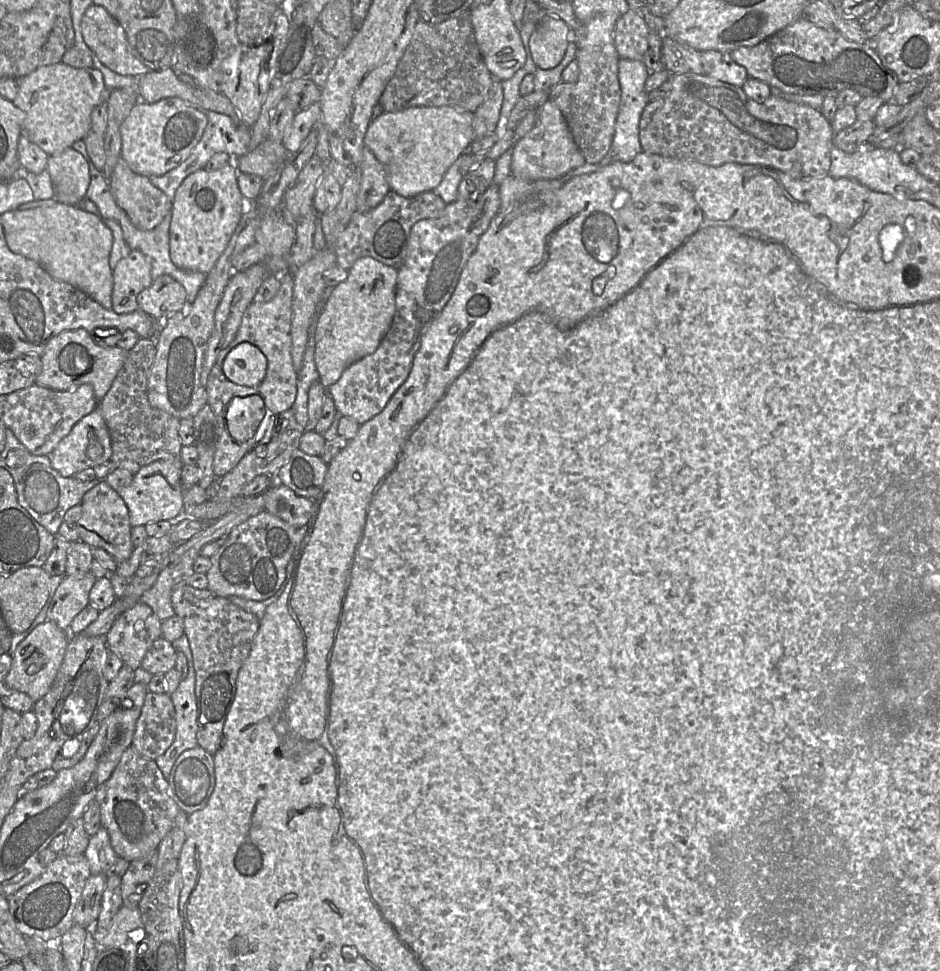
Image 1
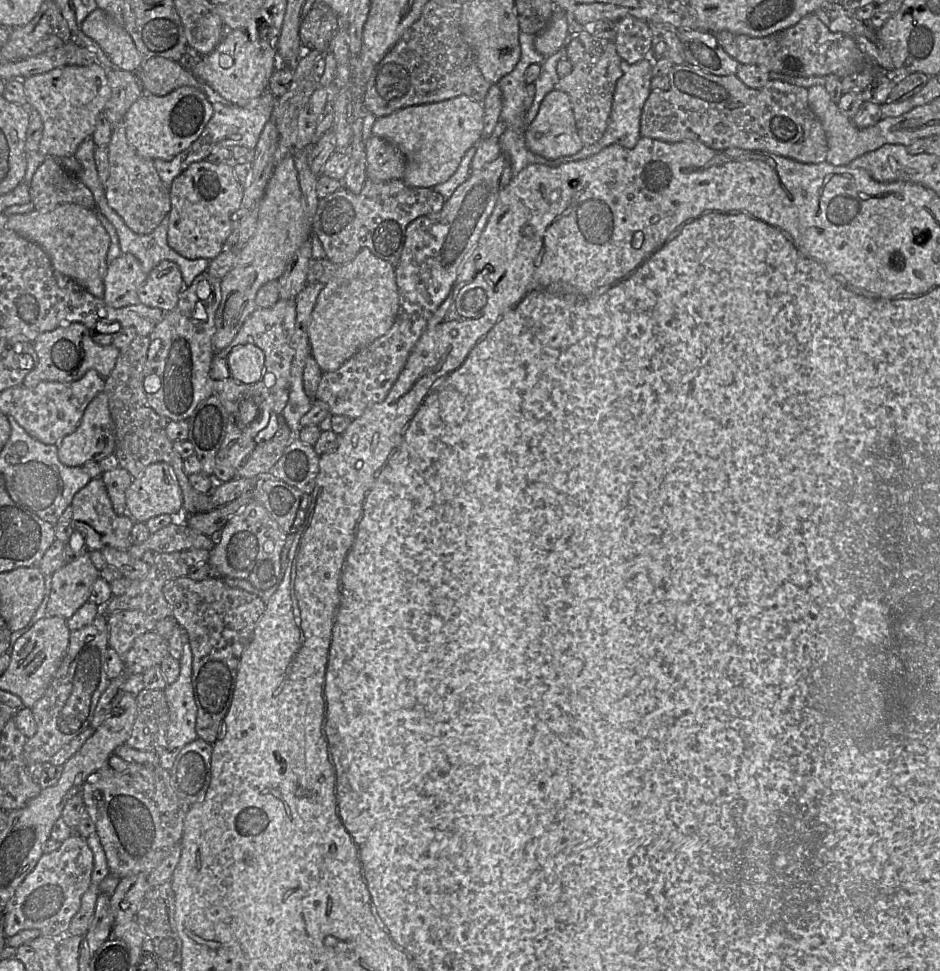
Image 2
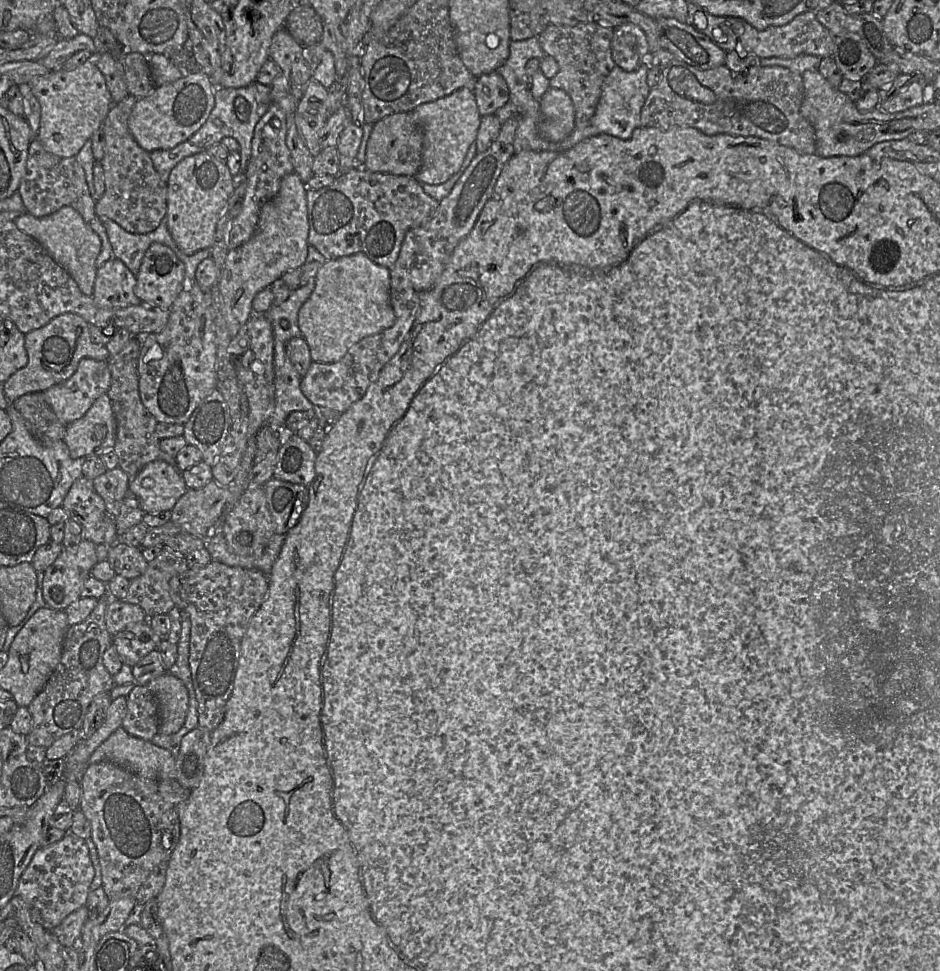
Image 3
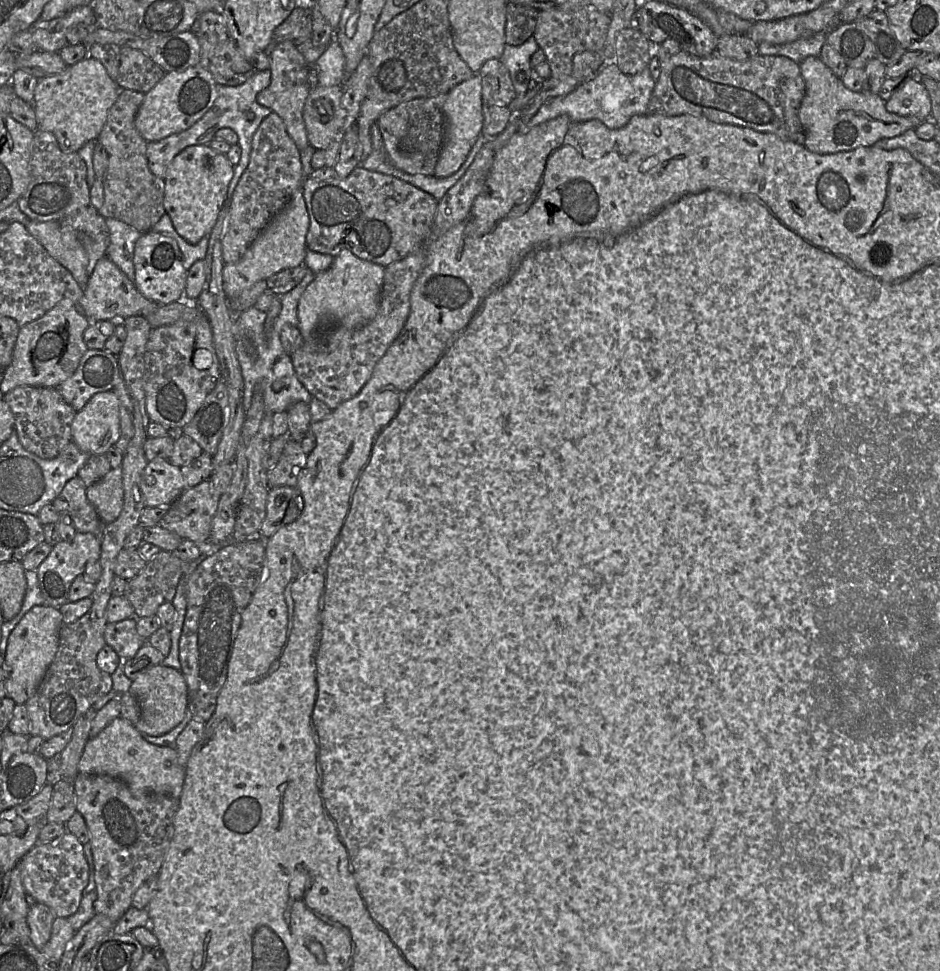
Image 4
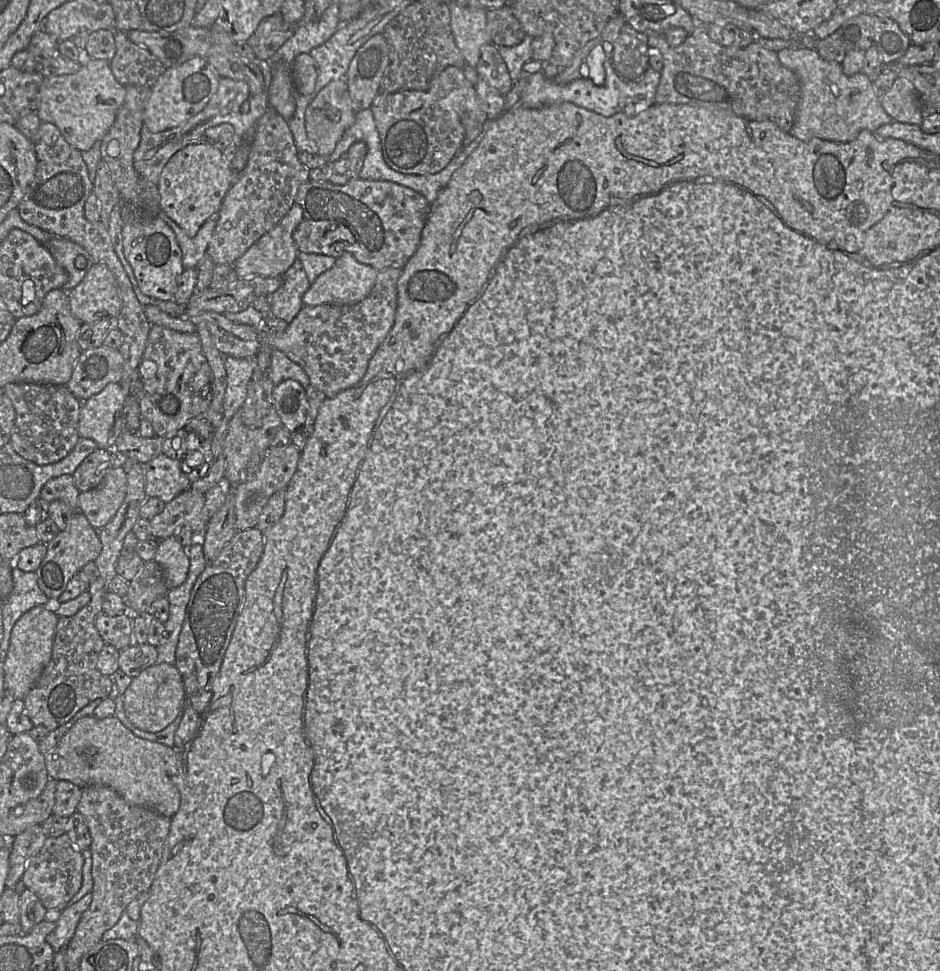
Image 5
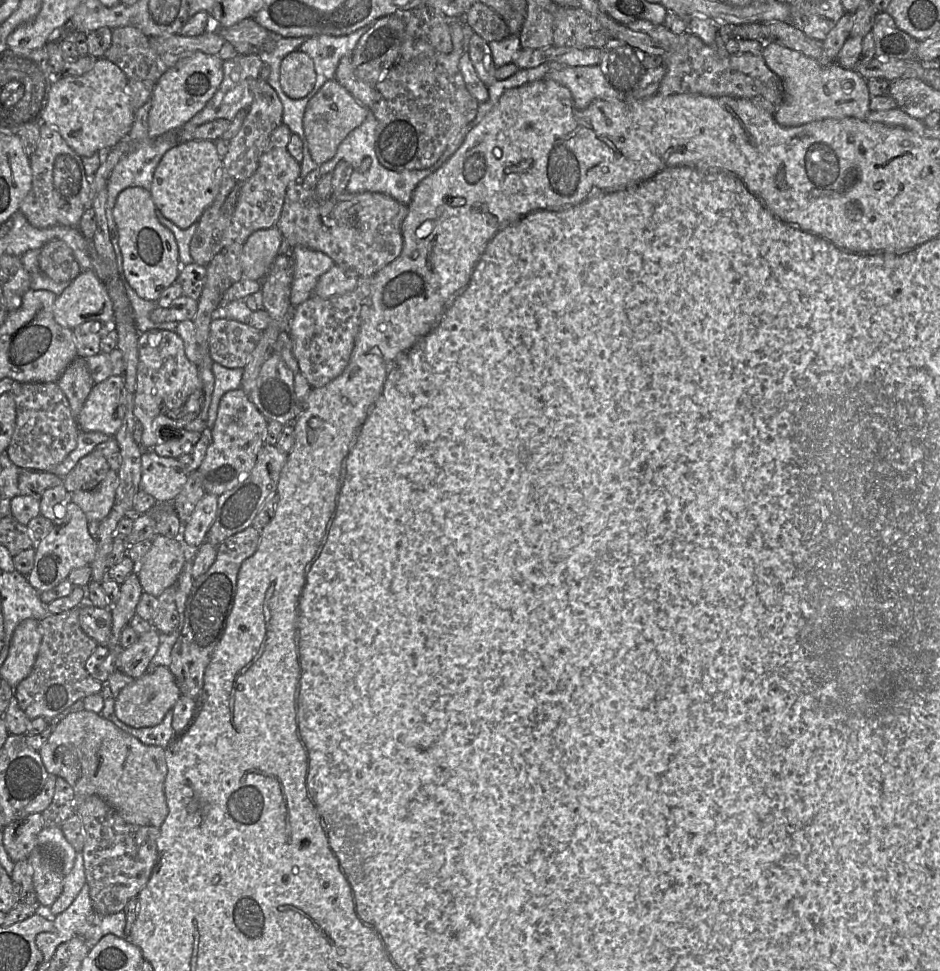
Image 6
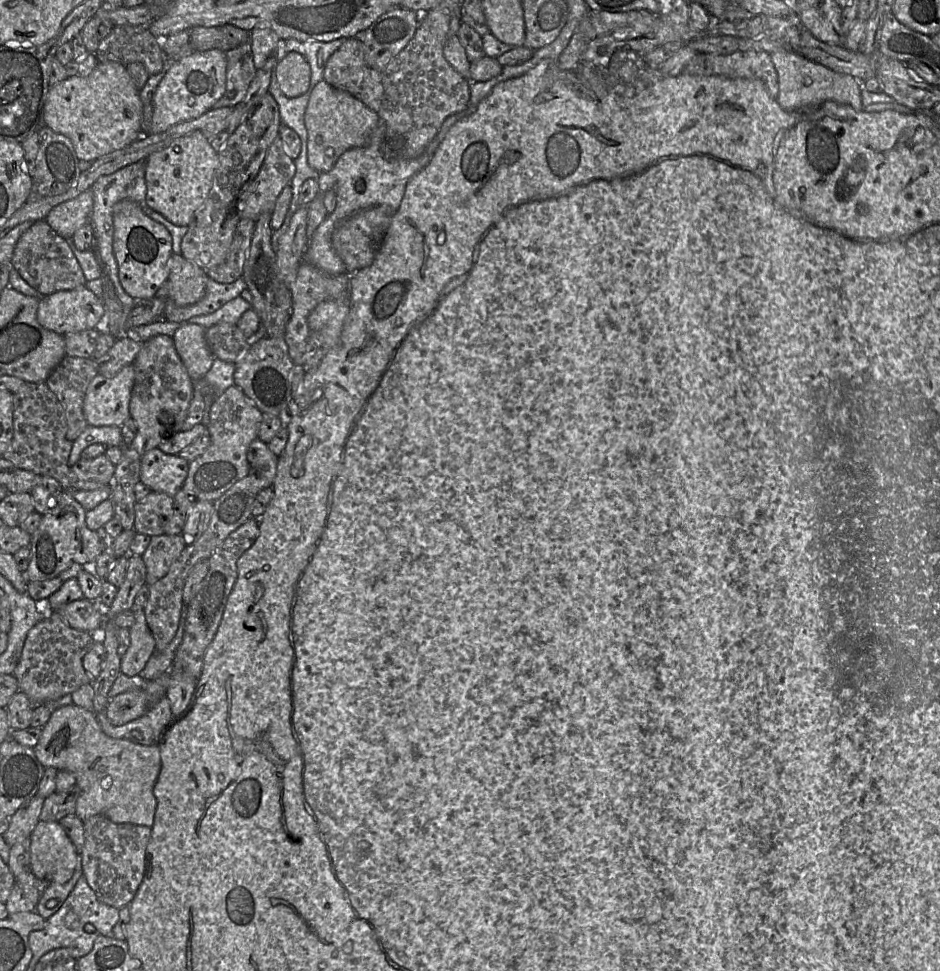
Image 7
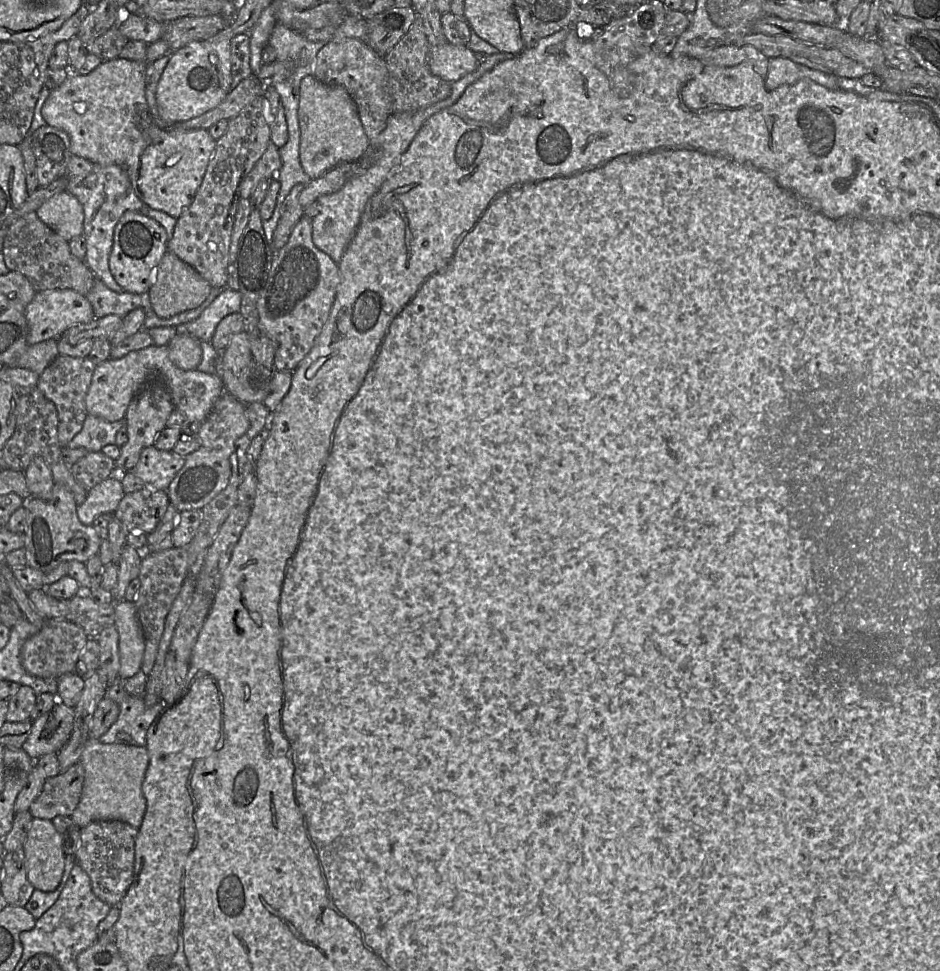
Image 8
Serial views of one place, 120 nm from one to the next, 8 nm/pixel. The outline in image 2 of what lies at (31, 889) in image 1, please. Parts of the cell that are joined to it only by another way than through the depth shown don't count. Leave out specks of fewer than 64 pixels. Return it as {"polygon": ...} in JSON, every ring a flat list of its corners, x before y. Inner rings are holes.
{"polygon":[[77,834,64,840,57,850,43,854,5,906,2,914,5,938,28,929,37,929,41,935,55,940,66,935,72,917,80,909,82,895,92,883,93,866,93,852]]}

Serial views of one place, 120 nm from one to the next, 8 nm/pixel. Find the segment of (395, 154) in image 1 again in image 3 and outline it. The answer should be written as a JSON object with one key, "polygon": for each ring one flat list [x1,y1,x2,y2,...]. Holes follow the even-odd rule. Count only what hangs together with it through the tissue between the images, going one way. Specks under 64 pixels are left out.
{"polygon":[[460,88,450,95,418,105,410,113,423,134,422,163,414,178,419,183,442,184,460,170,470,145,476,143,482,116,474,92]]}

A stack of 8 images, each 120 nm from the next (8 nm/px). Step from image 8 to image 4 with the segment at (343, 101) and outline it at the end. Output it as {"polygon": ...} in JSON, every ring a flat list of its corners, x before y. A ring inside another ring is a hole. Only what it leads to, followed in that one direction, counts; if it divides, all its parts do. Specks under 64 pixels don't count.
{"polygon":[[342,85,311,87,303,108,303,121,308,143,314,150,326,149,333,141,341,141,343,94]]}

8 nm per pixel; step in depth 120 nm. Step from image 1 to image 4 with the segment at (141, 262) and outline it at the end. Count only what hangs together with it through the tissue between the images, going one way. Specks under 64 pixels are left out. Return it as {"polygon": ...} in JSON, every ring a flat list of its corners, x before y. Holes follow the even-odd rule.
{"polygon":[[103,257,89,276,77,306,90,321,118,321,133,315,149,316,155,311,157,305,145,298,137,290,134,282,131,282,108,257]]}

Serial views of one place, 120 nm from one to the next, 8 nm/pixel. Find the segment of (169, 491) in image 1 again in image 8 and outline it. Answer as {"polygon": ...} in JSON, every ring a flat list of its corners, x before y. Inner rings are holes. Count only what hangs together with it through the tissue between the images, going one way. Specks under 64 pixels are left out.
{"polygon":[[152,445,142,450,133,472,145,486,166,491,184,464,184,457]]}

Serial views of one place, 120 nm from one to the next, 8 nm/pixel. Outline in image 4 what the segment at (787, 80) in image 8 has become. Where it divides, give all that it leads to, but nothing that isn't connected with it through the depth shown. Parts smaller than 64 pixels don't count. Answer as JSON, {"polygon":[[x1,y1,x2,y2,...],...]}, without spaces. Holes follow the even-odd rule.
{"polygon":[[808,56,799,63,805,82,805,95,798,116,805,131,804,146,817,154,852,151,873,146,878,140,892,138,915,129,923,121,913,116,889,112,878,94,852,91,818,56]]}

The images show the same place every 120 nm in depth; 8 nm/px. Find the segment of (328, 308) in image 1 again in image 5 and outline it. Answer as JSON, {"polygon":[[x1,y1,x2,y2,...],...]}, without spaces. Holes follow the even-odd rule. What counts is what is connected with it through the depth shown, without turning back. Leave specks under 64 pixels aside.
{"polygon":[[344,253,331,269,320,274,310,285,302,297,302,304,355,304,369,295,377,275,376,269,359,263,350,253]]}

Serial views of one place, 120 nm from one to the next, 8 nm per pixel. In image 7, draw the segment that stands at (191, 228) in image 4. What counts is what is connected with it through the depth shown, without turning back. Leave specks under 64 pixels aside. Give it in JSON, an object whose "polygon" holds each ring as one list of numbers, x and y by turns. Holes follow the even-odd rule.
{"polygon":[[195,131,174,140,146,158,146,204,173,224,188,226,209,194,218,164,218,152,203,133]]}

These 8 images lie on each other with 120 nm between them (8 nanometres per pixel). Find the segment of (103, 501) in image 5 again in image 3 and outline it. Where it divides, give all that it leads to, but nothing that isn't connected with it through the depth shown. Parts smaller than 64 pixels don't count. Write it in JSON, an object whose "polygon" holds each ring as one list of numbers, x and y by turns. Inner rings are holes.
{"polygon":[[116,467,95,478,93,485,104,500,107,511,118,517,122,501,129,489,129,476,121,468]]}

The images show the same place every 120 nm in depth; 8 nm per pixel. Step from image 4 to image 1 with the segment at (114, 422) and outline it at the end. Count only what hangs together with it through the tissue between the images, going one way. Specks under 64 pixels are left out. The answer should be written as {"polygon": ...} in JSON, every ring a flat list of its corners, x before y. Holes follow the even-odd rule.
{"polygon":[[97,406,74,425,71,432,50,453,49,458,51,466,63,477,72,477,79,471,106,463,111,455,111,437]]}

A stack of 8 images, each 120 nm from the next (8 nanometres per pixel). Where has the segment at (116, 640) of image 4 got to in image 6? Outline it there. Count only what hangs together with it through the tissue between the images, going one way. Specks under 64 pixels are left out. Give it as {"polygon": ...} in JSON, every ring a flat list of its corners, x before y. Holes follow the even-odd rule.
{"polygon":[[89,601,78,607,79,623,82,630,98,645,107,646,112,630,110,608,95,607]]}

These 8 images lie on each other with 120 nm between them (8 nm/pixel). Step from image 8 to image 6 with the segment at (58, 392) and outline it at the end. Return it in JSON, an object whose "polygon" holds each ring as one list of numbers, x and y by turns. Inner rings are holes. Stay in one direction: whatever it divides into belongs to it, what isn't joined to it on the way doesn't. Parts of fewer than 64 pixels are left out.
{"polygon":[[76,357,56,383,67,398,73,418,77,420,94,385,85,358]]}

